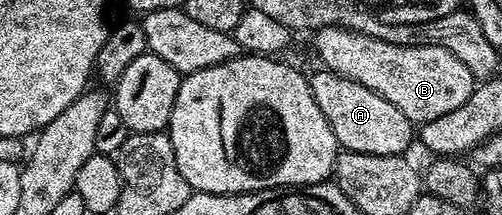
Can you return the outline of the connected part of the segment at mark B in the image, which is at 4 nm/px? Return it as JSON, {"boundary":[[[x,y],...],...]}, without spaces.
{"boundary":[[[337,25],[316,29],[313,37],[315,53],[323,60],[322,68],[340,73],[345,79],[353,79],[361,83],[361,87],[369,87],[369,91],[377,91],[377,95],[389,99],[389,103],[413,123],[432,121],[448,111],[457,111],[457,107],[473,95],[477,84],[469,67],[465,67],[457,55],[445,51],[445,47],[397,47],[397,43],[385,43],[357,31],[340,29]]]}

